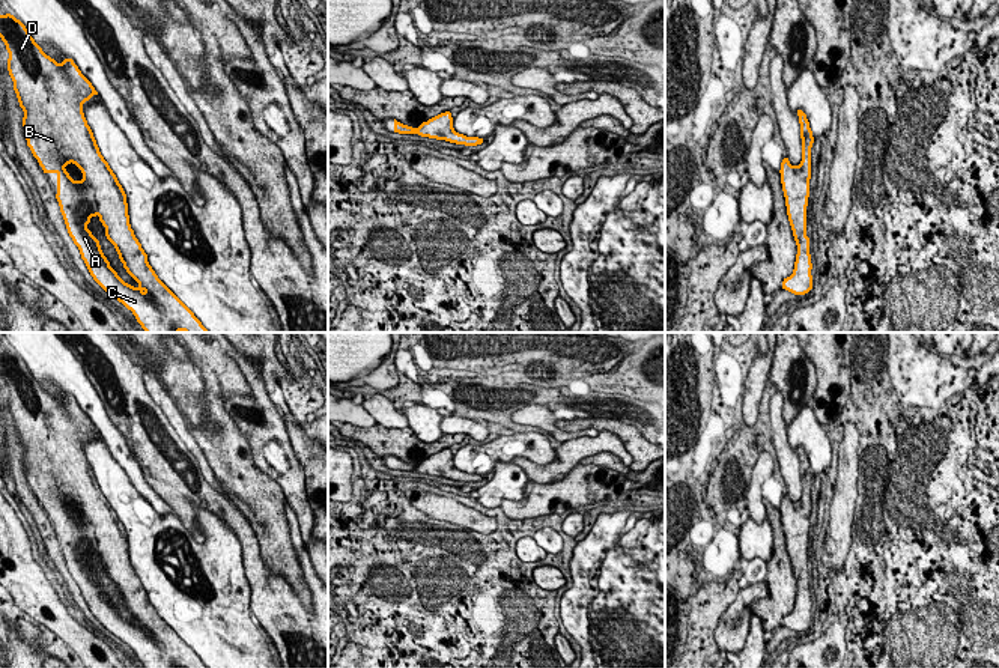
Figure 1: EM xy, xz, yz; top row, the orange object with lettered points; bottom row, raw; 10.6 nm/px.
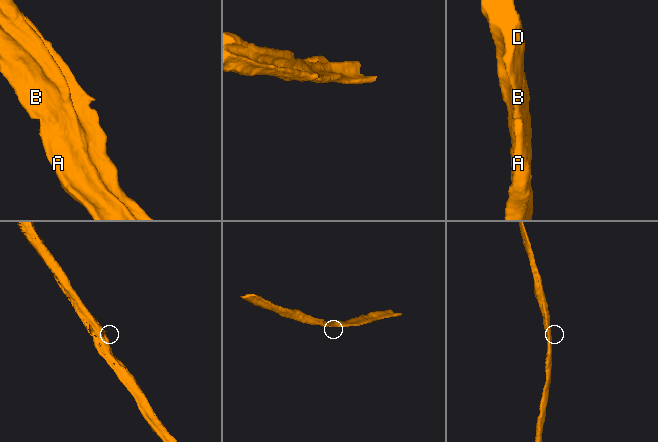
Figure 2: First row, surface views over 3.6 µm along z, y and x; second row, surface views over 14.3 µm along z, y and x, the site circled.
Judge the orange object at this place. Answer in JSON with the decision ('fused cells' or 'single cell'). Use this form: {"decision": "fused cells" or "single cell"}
{"decision": "single cell"}

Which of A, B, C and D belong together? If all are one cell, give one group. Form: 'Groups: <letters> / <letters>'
Groups: A B C D

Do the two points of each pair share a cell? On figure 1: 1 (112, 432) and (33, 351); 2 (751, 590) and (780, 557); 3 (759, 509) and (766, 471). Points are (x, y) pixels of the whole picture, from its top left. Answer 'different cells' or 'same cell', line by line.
1: same cell
2: different cells
3: same cell

